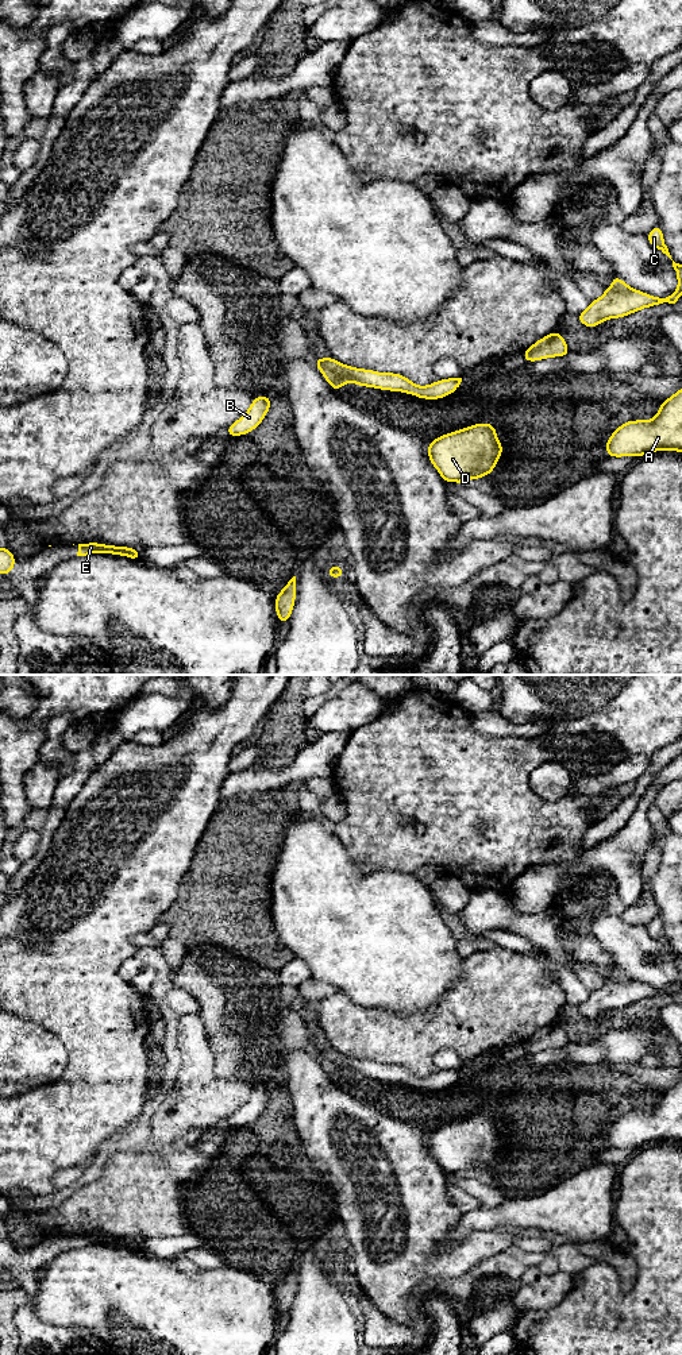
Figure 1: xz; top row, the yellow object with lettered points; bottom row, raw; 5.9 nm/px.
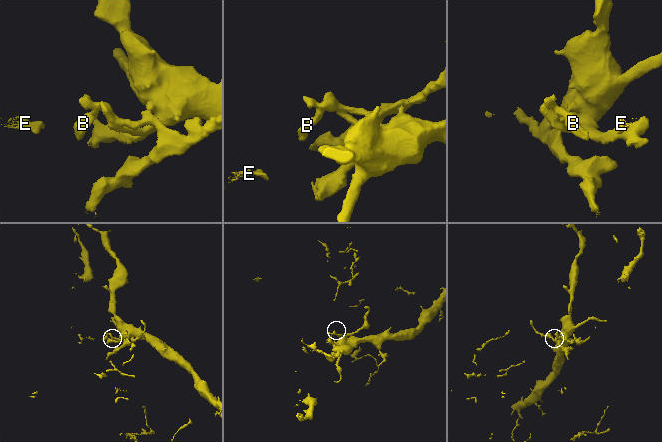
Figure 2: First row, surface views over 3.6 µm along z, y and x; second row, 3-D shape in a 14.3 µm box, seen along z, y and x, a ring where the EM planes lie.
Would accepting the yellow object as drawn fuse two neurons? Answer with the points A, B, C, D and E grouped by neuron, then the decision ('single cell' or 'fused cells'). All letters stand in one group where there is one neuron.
A D / B C E | fused cells

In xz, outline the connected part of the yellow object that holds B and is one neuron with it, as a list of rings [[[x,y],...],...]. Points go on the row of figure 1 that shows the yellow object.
[[[267,395],[255,397],[247,412],[234,424],[231,424],[224,431],[224,433],[227,433],[231,437],[238,437],[253,432],[255,428],[261,425],[267,412],[270,410],[271,398],[273,397]]]

